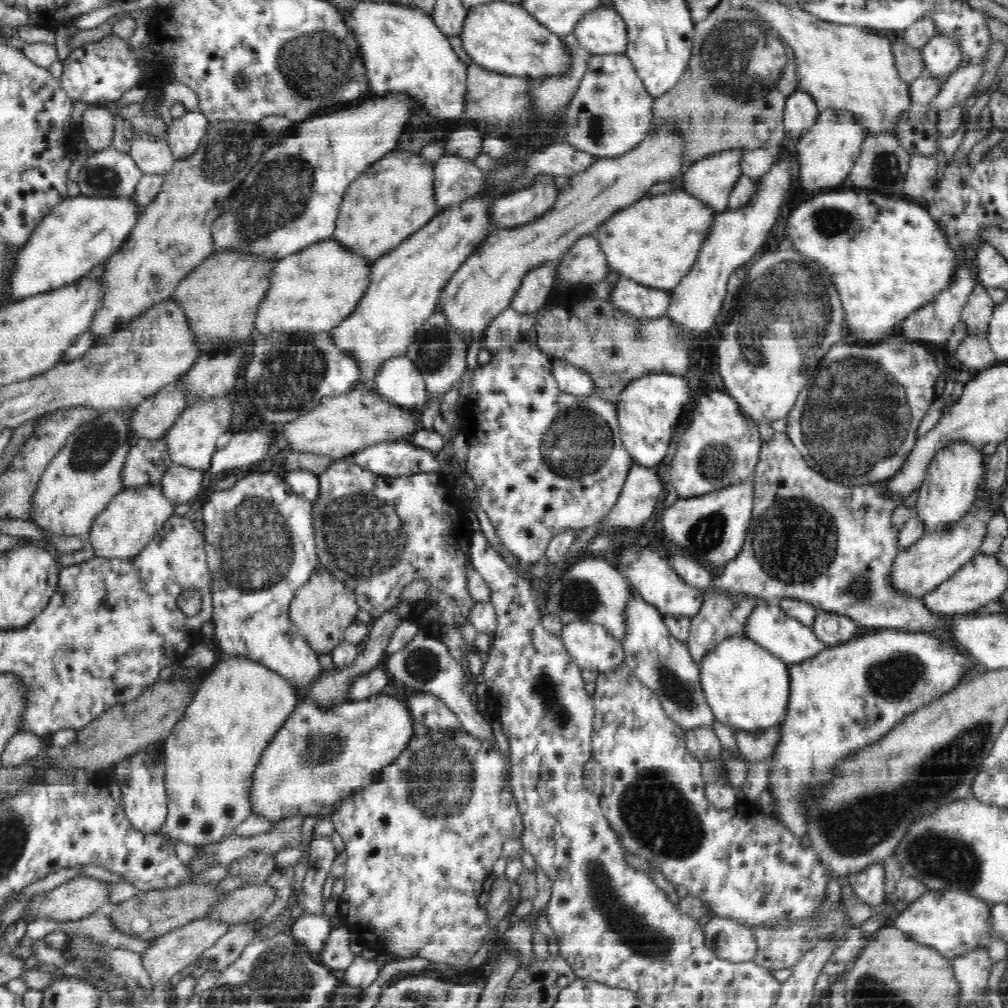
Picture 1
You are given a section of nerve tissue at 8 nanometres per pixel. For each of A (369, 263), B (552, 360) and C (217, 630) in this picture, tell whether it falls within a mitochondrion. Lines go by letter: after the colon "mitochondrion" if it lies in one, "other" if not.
A: other
B: other
C: other

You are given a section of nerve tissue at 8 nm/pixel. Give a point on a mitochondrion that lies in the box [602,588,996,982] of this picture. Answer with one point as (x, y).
(856, 826)

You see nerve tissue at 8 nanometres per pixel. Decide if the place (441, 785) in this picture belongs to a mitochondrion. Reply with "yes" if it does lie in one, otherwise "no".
yes

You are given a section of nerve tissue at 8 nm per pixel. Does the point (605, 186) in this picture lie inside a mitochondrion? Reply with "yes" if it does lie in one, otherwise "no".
no

